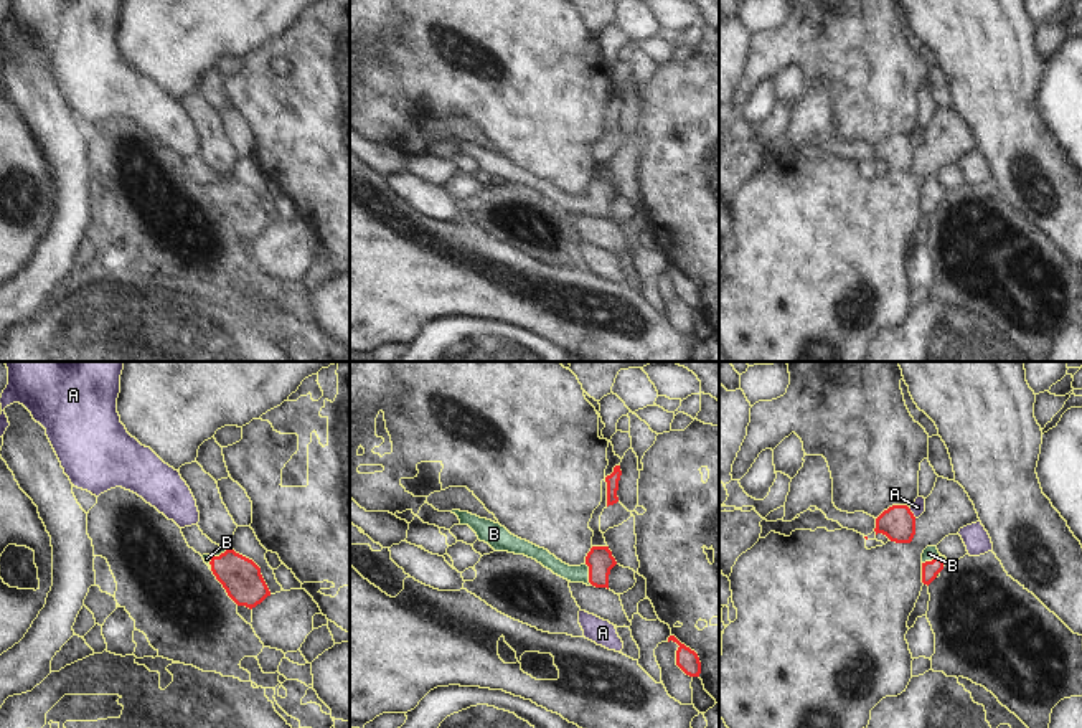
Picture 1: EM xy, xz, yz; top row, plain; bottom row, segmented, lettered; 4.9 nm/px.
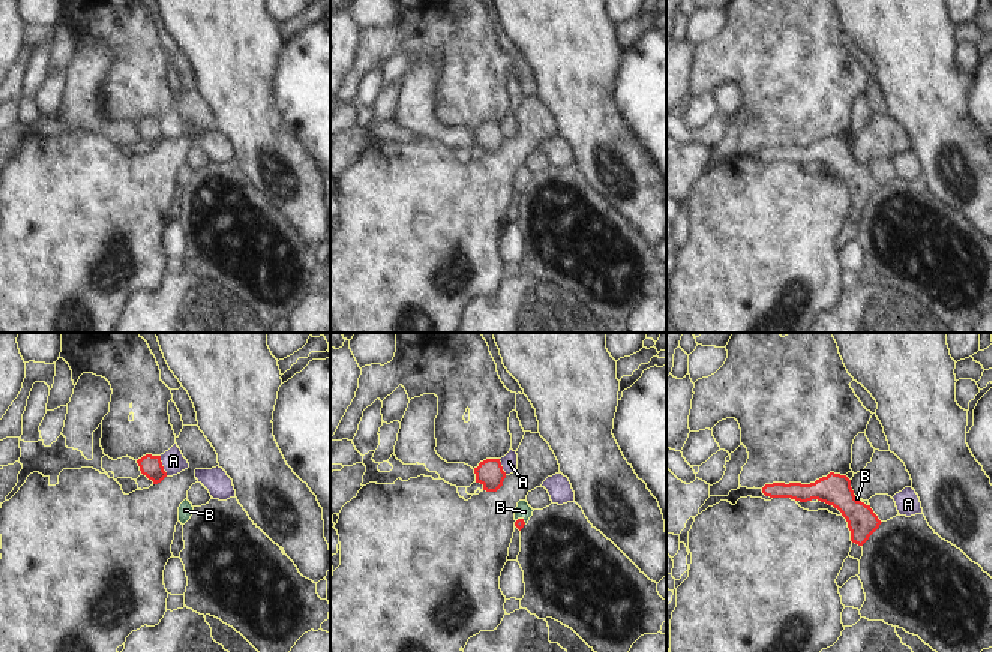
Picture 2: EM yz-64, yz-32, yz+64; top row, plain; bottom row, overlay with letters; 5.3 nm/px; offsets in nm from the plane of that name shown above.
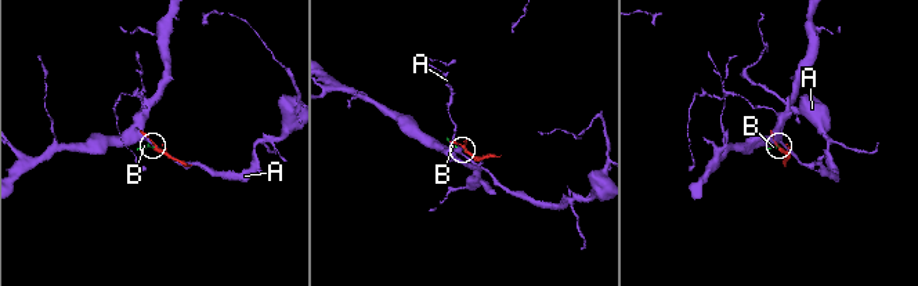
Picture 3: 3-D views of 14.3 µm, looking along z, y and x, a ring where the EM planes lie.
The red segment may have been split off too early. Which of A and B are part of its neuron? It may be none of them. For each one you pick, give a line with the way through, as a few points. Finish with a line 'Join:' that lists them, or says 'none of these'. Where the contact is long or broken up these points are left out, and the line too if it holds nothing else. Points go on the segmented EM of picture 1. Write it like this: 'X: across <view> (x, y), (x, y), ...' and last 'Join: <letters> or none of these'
B: across xy (241, 578), (216, 557), (206, 558)
Join: B

